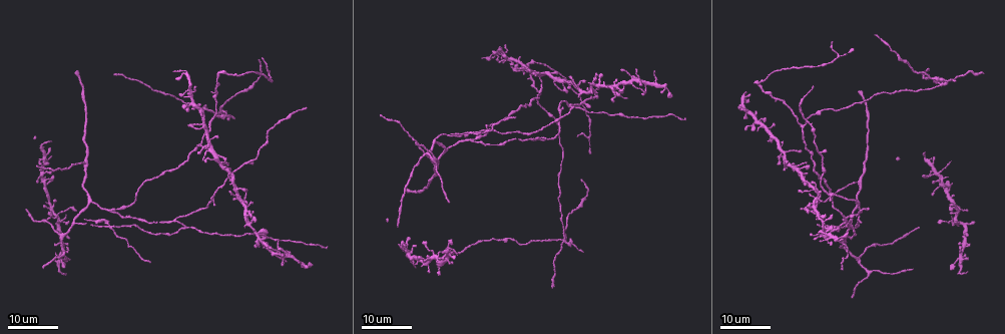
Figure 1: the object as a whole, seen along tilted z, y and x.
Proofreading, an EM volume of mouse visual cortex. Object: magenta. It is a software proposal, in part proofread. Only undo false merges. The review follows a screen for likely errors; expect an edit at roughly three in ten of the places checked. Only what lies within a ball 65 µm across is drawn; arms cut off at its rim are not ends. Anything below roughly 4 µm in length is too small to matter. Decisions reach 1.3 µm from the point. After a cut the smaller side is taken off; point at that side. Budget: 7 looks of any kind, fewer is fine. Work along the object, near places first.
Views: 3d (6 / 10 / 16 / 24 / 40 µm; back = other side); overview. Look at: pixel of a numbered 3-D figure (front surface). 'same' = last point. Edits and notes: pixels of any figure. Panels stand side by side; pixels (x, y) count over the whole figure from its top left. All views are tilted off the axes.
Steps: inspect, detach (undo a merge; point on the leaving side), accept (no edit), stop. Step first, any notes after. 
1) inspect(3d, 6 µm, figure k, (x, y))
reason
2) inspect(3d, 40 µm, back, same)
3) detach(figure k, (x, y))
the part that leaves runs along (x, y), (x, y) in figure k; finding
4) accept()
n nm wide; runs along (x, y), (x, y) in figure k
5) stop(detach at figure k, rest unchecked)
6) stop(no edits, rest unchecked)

inspect(3d, 24 µm, figure 1, (871, 271))
three arms meet

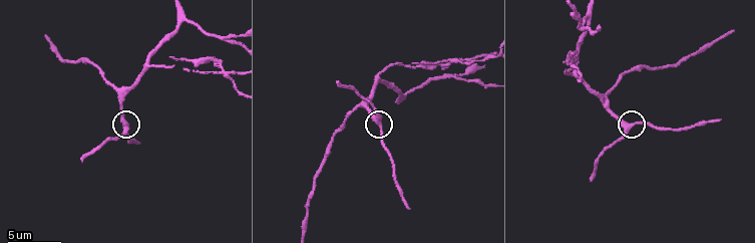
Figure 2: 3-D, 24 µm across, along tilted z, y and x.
inspect(3d, 6 µm, figure 2, (628, 130))
zoom in

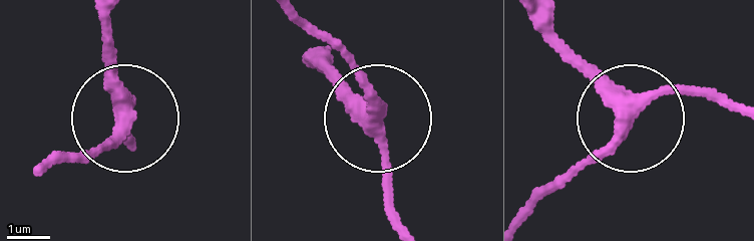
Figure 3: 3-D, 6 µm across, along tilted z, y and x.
inspect(3d, 6 µm, back, figure 3, (122, 114))
other side

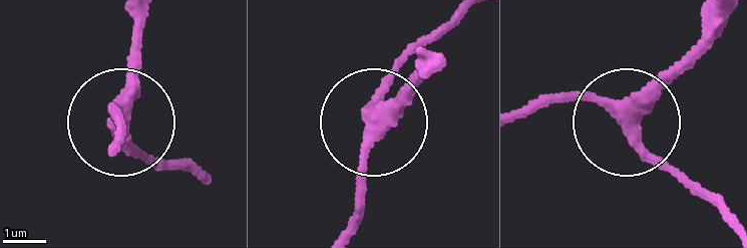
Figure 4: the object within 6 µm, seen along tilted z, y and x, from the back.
accept()
310 nm wide; runs along (725, 19), (634, 125), (696, 192) in figure 4; all the same cell

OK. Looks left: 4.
inspect(3d, 16 µm, figure 1, (856, 184))
small branch off a trunk

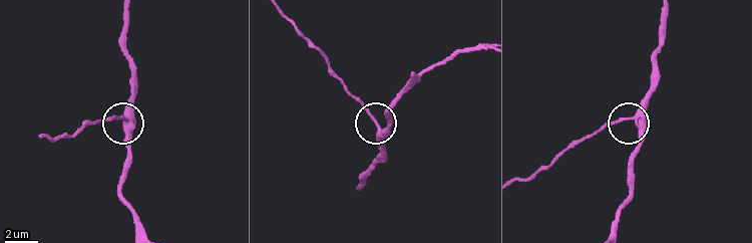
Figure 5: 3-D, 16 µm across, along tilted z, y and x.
inspect(3d, 10 µm, figure 5, (635, 119))

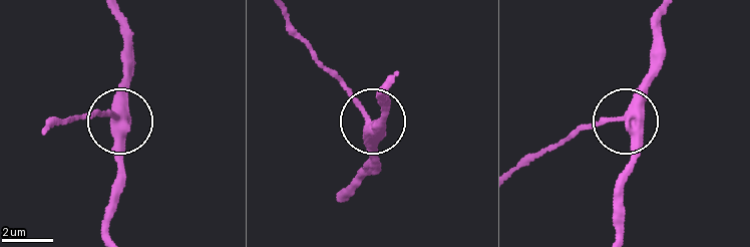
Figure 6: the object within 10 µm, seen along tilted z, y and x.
accept()
3 arms; runs along (618, 229), (632, 127), (613, 120), (570, 134) in figure 6; one cell here

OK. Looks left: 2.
inspect(3d, 10 µm, figure 2, (403, 96))
a fork

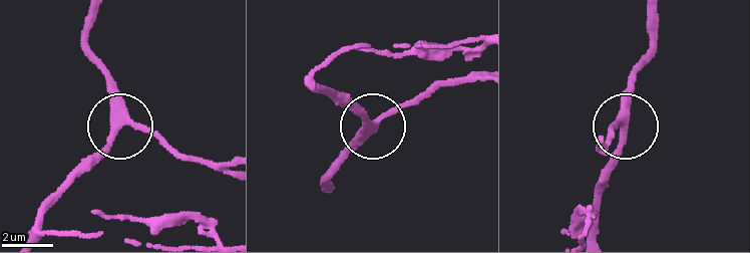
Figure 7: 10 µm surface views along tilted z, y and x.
inspect(3d, 6 µm, figure 7, (367, 127))

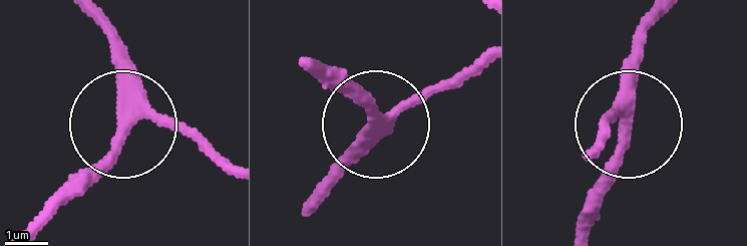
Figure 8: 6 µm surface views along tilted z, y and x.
accept()
3 arms; continuous, no second cell

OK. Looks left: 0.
stop(no edits, rest unchecked)

